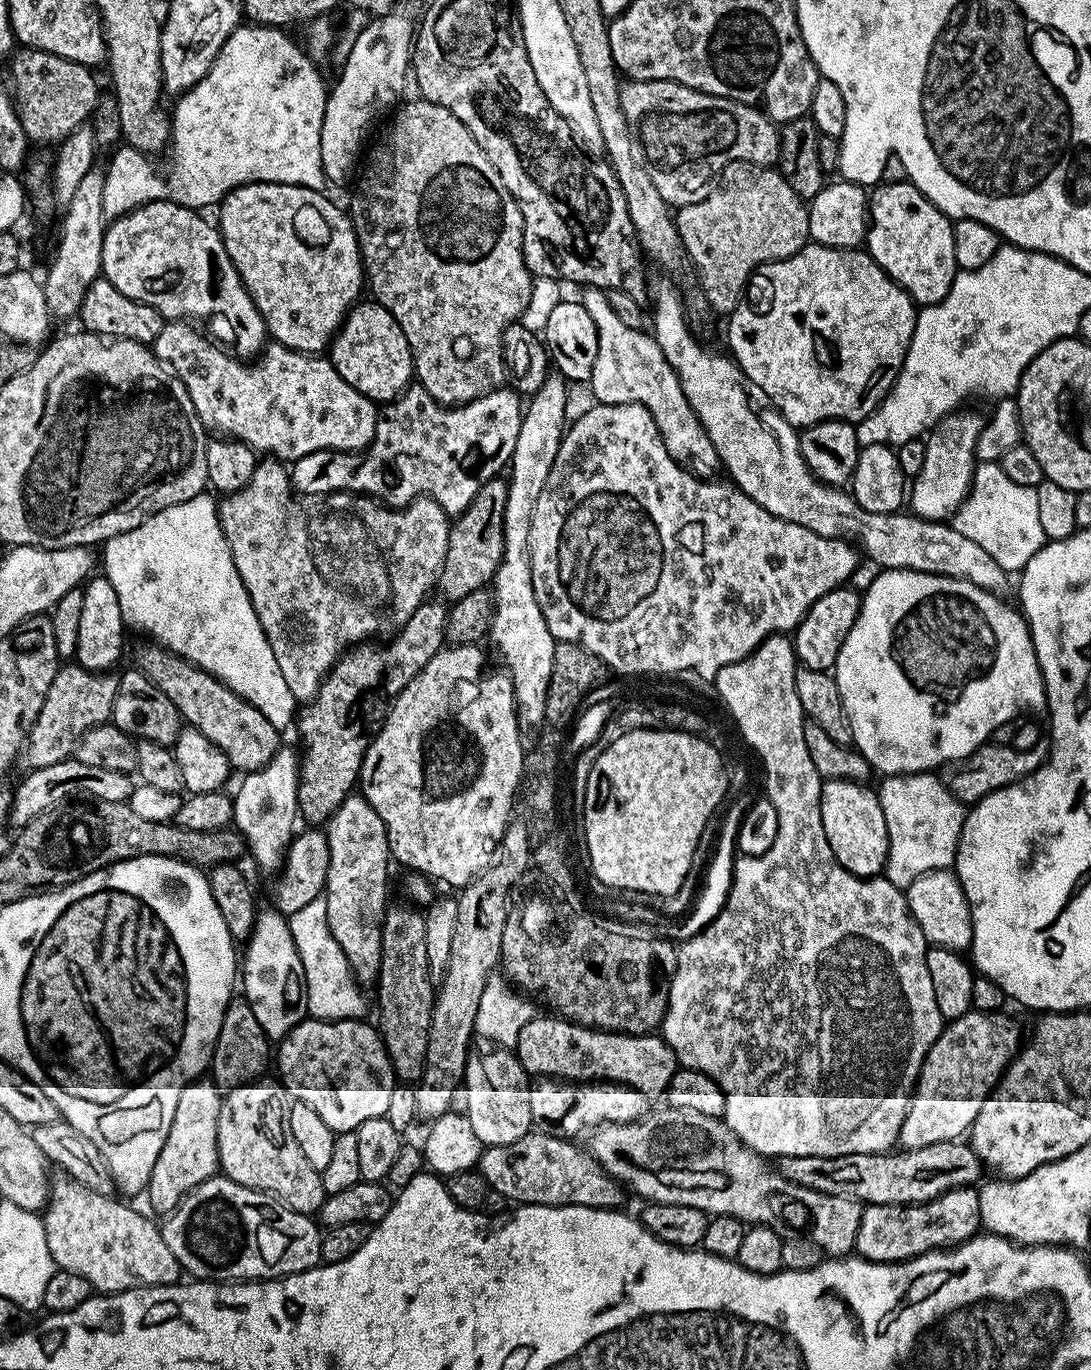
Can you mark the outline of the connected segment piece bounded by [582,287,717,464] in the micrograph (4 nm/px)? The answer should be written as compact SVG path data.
M585 287L582 303L586 314L594 318L594 326L598 330L598 358L594 358L594 370L590 387L596 395L595 399L601 404L641 404L650 410L652 421L658 426L660 437L664 440L664 445L668 448L669 454L676 457L677 461L688 462L688 459L701 460L708 464L711 460L717 459L716 447L710 442L706 430L700 425L700 419L694 414L690 402L686 402L686 394L682 392L682 382L678 374L666 360L666 354L658 346L656 337L647 331L630 329L622 322L622 318L615 314L608 301L608 292L603 288Z

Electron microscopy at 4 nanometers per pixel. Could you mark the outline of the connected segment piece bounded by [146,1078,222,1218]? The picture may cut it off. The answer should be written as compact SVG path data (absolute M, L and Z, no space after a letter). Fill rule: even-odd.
M197 1078L188 1084L178 1098L178 1106L174 1109L174 1122L170 1122L170 1134L166 1134L166 1142L162 1142L162 1154L158 1154L158 1162L154 1162L154 1170L148 1179L146 1197L148 1204L163 1218L179 1206L186 1193L197 1188L212 1176L220 1172L220 1155L218 1154L218 1114L220 1113L221 1089L208 1078Z

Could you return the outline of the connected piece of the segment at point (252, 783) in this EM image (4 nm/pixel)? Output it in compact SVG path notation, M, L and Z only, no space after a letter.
M281 746L277 750L277 753L274 754L271 762L269 762L268 765L262 766L262 768L258 769L256 772L247 773L242 780L244 781L241 782L240 789L238 789L237 792L234 792L234 814L232 815L232 818L234 821L235 831L239 832L240 835L243 836L247 851L250 853L250 856L252 852L253 858L256 859L257 866L260 868L265 868L265 870L268 872L273 871L272 873L275 873L283 864L285 853L288 851L289 845L293 841L294 830L292 830L292 827L295 826L296 820L298 824L298 809L296 807L296 803L298 802L298 782L300 781L300 756L298 755L297 749L295 752L295 750L292 748Z

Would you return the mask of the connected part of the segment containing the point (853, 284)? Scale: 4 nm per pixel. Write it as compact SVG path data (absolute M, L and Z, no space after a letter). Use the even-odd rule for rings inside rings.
M809 242L805 244L802 250L798 250L793 256L787 256L785 260L773 260L771 264L762 264L755 272L752 273L752 277L748 280L748 287L744 289L743 297L740 301L740 305L733 310L732 313L727 317L728 320L728 348L727 351L730 353L733 360L736 361L736 365L746 374L748 383L752 385L753 389L765 392L769 396L771 407L775 408L777 412L783 416L787 424L791 424L793 428L797 430L803 430L808 428L812 424L820 424L824 420L846 420L849 422L859 422L865 420L871 412L876 411L880 407L880 403L884 400L884 397L888 395L888 392L892 388L893 382L898 378L900 373L900 367L902 362L906 358L906 350L910 346L910 338L914 334L914 326L916 325L916 313L918 311L918 305L915 300L909 296L907 290L896 284L887 274L882 270L882 266L878 266L878 262L873 256L868 255L867 251L857 250L855 248L831 248L830 246L822 246L815 242Z

